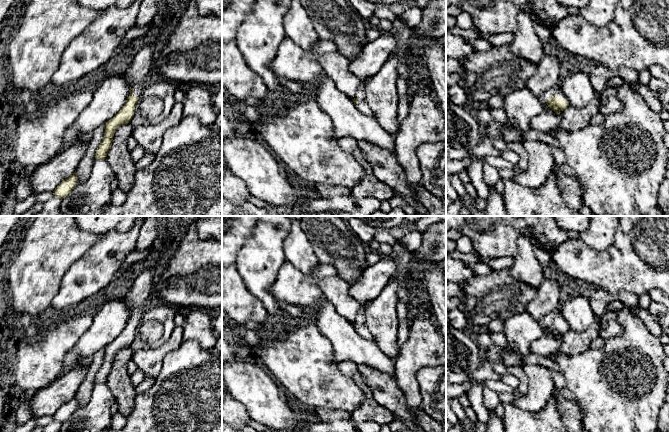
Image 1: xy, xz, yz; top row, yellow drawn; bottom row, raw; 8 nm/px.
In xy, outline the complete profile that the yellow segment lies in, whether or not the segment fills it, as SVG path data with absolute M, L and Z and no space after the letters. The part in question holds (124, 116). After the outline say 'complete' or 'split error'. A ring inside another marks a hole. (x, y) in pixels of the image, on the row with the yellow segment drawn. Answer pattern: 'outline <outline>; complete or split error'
outline M152 75L149 80L141 83L140 85L133 86L122 109L113 118L111 118L104 124L105 133L100 145L96 150L96 160L105 159L107 157L116 130L121 125L129 123L131 121L139 97L142 95L145 87L148 86L155 79L157 79L157 77Z; split error

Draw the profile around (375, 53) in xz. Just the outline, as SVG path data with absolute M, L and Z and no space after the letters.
M391 32L382 34L369 41L360 54L350 61L349 71L361 81L373 77L383 64L393 55L398 44L398 37Z

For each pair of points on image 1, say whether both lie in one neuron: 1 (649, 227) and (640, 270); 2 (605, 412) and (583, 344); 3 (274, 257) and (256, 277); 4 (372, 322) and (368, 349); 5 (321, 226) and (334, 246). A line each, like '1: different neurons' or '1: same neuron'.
1: same neuron
2: different neurons
3: same neuron
4: different neurons
5: same neuron

